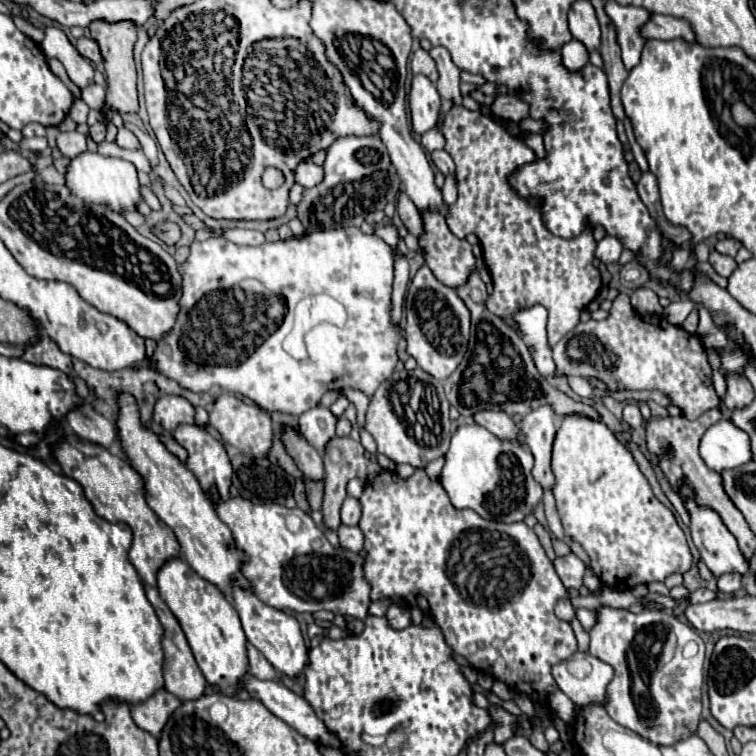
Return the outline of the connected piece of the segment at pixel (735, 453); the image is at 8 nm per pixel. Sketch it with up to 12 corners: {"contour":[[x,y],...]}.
{"contour":[[729,418],[705,430],[699,454],[715,472],[753,460]]}

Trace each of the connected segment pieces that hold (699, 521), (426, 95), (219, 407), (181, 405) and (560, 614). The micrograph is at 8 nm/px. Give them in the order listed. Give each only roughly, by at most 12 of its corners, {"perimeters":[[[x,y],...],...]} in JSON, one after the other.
{"perimeters":[[[685,500],[693,542],[715,578],[745,576],[735,536],[711,508]],[[423,74],[413,76],[409,110],[413,132],[437,122],[441,98]],[[233,394],[215,398],[209,424],[227,444],[265,456],[273,424]],[[163,396],[153,420],[167,432],[197,424],[195,408],[181,396]],[[561,598],[555,606],[557,618],[571,622],[575,610],[569,598]]]}

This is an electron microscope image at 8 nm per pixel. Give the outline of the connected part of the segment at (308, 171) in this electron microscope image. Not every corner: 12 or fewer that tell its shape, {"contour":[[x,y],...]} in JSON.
{"contour":[[299,162],[295,182],[311,188],[323,180],[321,166]]}

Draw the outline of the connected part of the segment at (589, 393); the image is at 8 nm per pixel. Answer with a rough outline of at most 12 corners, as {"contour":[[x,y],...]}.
{"contour":[[569,376],[569,386],[583,398],[593,398],[585,378]]}

